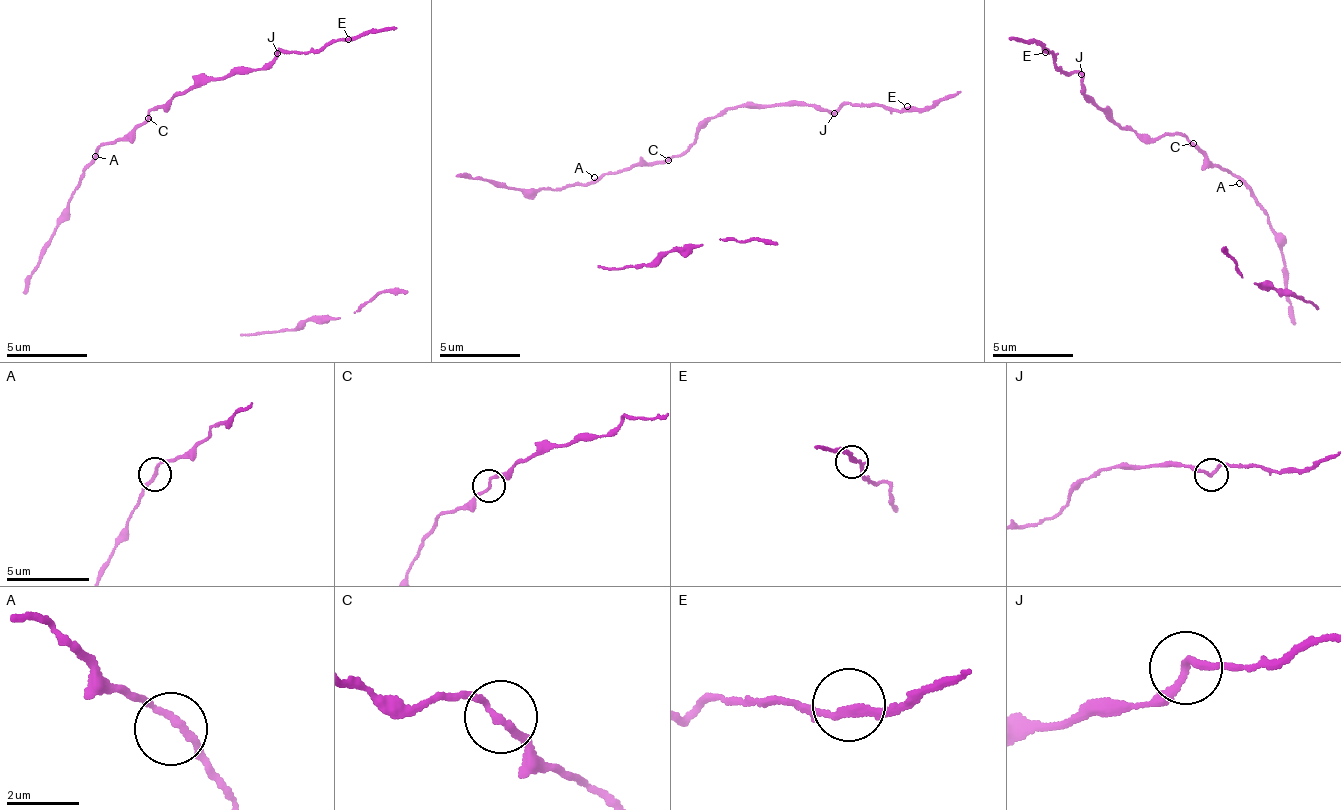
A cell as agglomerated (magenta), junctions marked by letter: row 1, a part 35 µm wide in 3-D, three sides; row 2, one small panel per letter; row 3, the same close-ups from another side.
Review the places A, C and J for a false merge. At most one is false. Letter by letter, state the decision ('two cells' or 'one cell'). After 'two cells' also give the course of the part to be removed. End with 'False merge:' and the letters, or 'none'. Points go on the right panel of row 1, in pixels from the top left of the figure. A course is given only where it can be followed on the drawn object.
A: one cell
C: one cell
J: one cell
False merge: none

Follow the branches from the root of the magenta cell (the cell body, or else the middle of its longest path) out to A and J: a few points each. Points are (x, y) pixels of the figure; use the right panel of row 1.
A: (1193, 147), (1232, 174), (1239, 183)
J: (1193, 147), (1178, 133), (1140, 134), (1131, 128), (1114, 125), (1095, 104), (1083, 99), (1083, 73)

